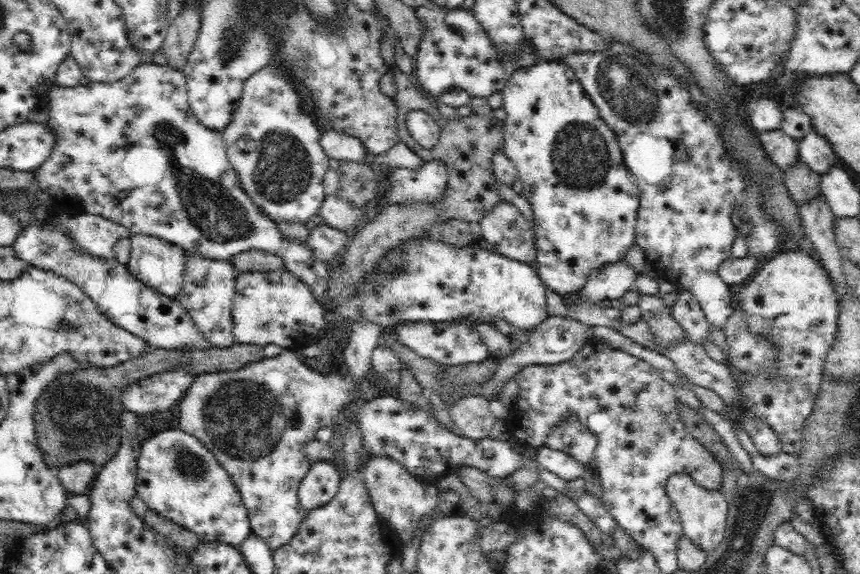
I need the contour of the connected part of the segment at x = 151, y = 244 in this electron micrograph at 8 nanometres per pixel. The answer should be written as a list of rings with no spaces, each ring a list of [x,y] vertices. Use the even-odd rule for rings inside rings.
[[[135,234],[128,240],[131,242],[131,258],[127,265],[130,275],[134,275],[135,280],[148,284],[162,295],[176,299],[183,288],[182,276],[187,264],[185,249],[148,234]]]

